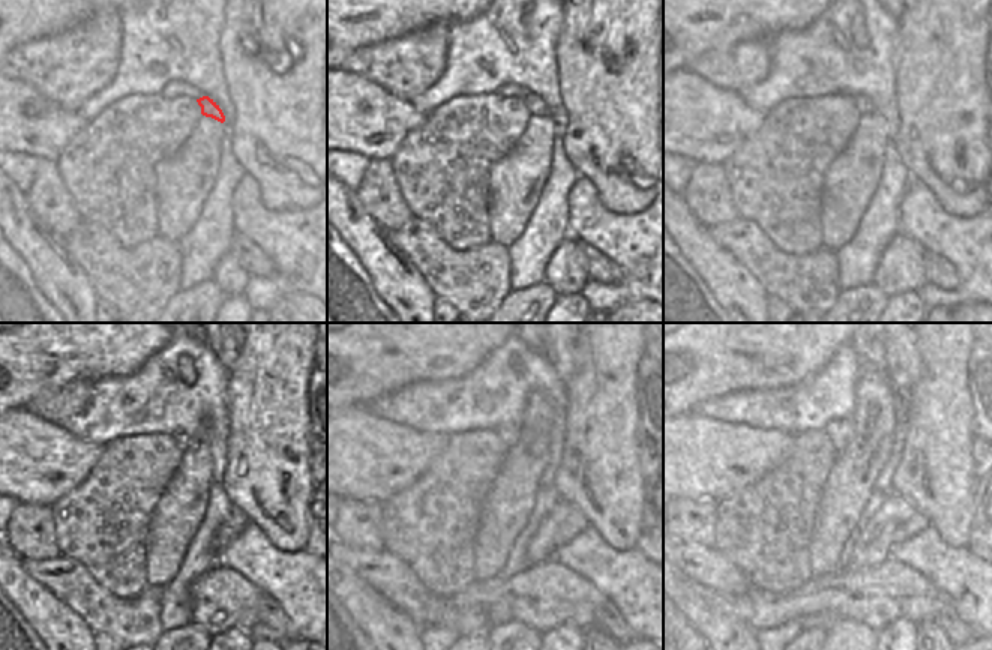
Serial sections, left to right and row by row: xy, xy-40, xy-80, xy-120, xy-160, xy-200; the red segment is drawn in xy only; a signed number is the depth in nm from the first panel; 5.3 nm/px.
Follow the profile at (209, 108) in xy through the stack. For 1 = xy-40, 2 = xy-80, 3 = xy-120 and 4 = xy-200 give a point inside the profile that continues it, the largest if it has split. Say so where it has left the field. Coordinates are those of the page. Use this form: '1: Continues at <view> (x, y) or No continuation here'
1: Continues at xy-40 (535, 104)
2: Continues at xy-80 (862, 102)
3: Continues at xy-120 (183, 440)
4: Continues at xy-200 (839, 431)

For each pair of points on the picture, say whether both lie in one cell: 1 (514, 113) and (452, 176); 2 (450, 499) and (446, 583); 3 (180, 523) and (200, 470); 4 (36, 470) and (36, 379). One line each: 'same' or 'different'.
1: same
2: same
3: same
4: different

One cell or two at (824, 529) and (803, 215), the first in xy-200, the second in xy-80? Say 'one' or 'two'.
two

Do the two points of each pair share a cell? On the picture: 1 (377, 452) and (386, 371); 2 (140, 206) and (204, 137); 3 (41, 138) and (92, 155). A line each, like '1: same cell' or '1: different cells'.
1: different cells
2: different cells
3: different cells

